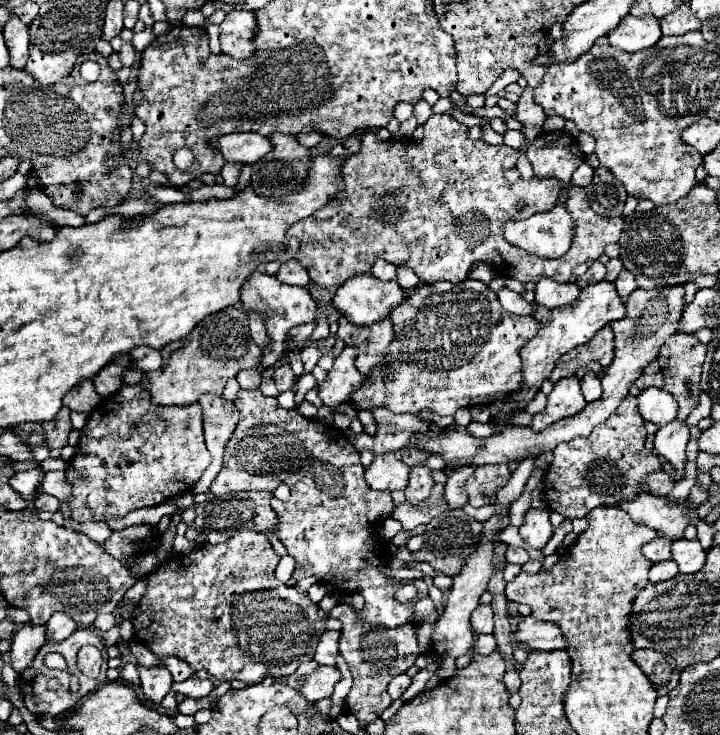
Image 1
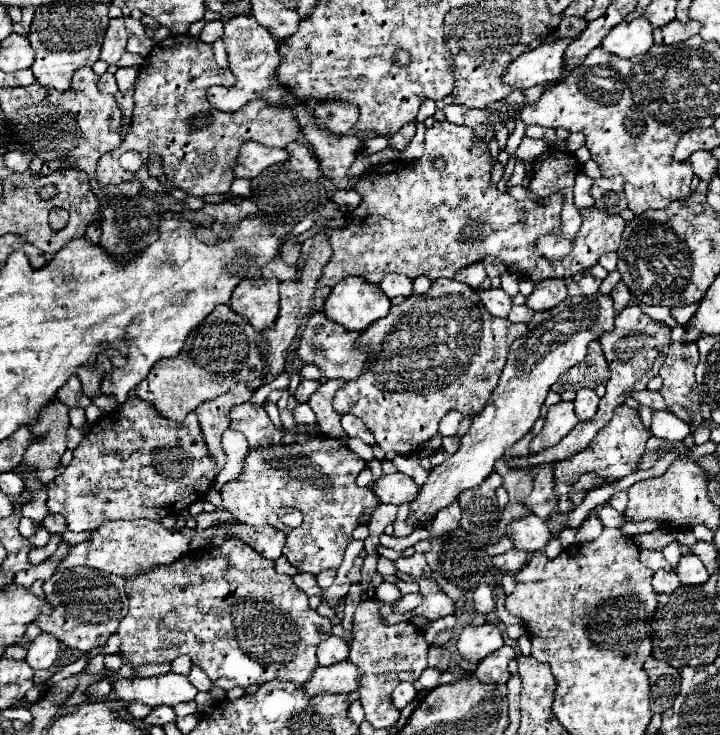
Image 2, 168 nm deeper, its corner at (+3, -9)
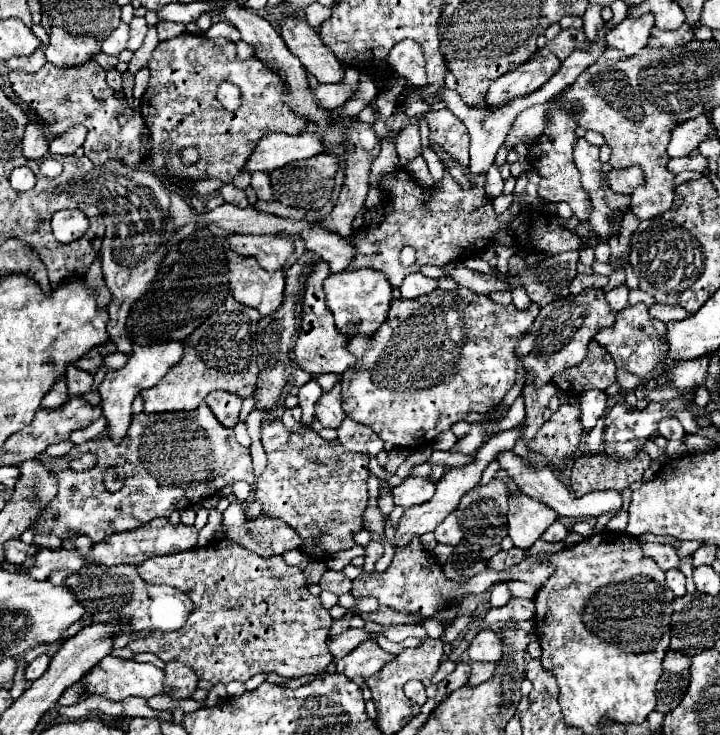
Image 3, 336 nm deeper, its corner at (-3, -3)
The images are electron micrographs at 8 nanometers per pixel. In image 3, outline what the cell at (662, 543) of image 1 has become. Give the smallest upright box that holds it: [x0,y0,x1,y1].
[642,544,680,570]

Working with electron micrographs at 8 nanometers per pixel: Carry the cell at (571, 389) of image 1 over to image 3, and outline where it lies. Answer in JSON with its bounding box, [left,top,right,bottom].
[528,404,580,470]

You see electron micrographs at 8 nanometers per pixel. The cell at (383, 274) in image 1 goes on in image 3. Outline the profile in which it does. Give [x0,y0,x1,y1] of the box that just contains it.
[400,272,438,300]

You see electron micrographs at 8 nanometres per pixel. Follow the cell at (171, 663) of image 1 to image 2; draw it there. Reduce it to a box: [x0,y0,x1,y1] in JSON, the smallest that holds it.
[188,666,214,692]

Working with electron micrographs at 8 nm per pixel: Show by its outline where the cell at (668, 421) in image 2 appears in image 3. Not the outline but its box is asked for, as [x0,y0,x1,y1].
[658,418,686,440]

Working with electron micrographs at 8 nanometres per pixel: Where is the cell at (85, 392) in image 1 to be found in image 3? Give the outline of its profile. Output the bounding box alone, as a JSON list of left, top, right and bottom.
[66,366,92,394]

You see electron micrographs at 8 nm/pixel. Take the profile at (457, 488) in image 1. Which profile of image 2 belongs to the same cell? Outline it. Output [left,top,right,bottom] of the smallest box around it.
[430,500,460,536]

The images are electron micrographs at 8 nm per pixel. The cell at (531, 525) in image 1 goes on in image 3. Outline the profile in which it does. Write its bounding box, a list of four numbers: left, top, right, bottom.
[508,492,558,550]

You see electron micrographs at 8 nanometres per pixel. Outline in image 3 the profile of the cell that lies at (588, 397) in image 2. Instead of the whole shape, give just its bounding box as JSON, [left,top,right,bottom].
[580,390,608,430]

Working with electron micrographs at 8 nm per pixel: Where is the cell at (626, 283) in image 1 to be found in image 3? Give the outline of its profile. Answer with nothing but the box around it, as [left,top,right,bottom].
[606,286,628,312]

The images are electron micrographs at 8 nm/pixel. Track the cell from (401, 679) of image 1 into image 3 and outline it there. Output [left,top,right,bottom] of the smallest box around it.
[404,682,426,706]

